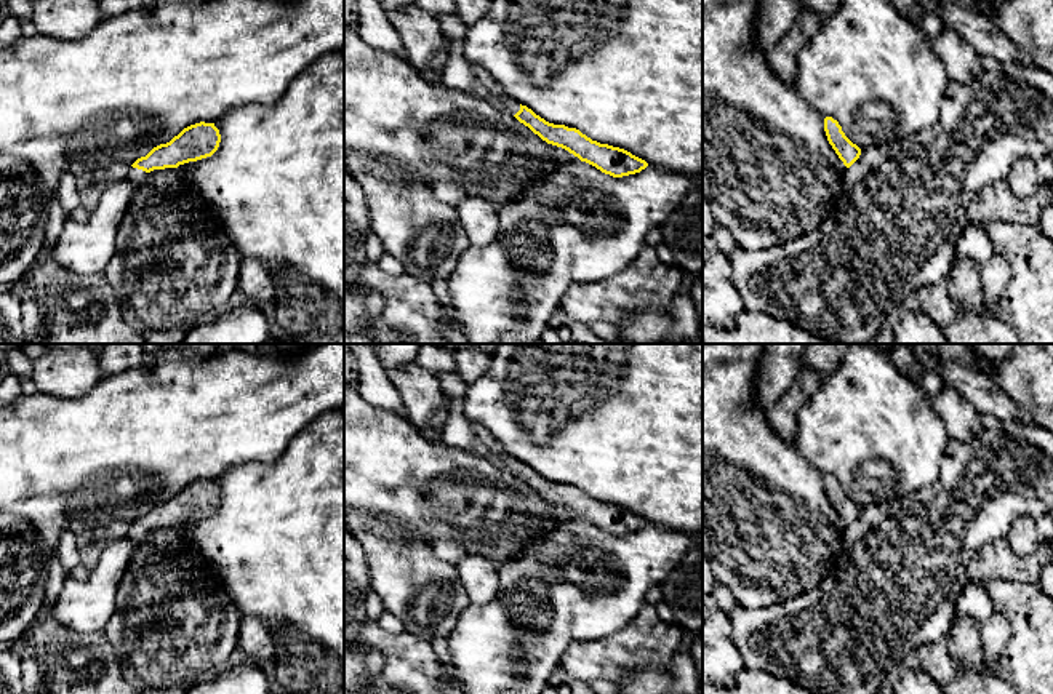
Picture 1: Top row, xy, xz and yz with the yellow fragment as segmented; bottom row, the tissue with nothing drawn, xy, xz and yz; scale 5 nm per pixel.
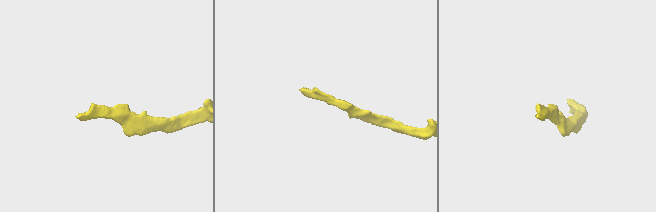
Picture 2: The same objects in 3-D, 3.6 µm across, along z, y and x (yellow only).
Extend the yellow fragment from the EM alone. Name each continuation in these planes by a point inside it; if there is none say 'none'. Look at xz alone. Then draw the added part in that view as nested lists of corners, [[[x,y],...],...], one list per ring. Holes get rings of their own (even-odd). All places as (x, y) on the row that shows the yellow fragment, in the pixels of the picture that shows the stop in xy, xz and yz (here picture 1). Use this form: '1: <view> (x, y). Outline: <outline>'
1: xz (460, 74). Outline: [[[438,14],[437,21],[450,46],[450,56],[442,72],[442,83],[482,98],[501,112],[514,117],[520,110],[520,102],[509,98],[483,67],[466,59],[462,46],[467,26],[458,14]]]

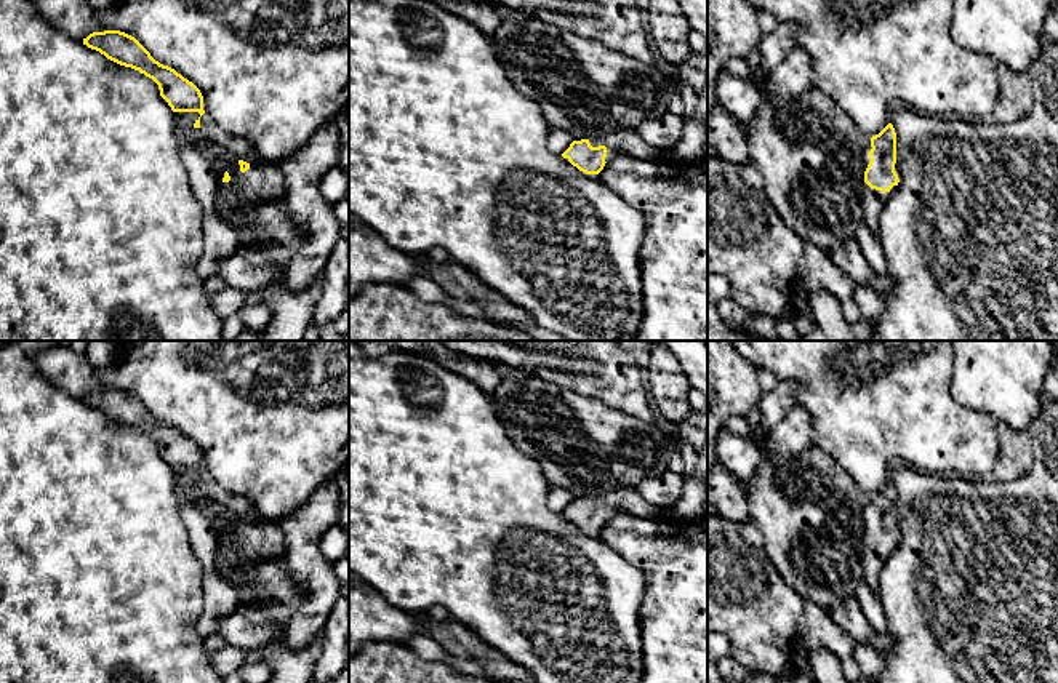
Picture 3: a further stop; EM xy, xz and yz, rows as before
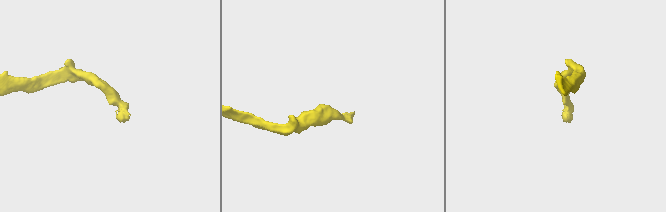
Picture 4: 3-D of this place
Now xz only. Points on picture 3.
1: xz (625, 141). Outline: [[[619,130],[607,136],[589,139],[592,147],[605,146],[608,163],[613,157],[623,154],[640,160],[663,160],[664,152],[647,144],[635,130]]]

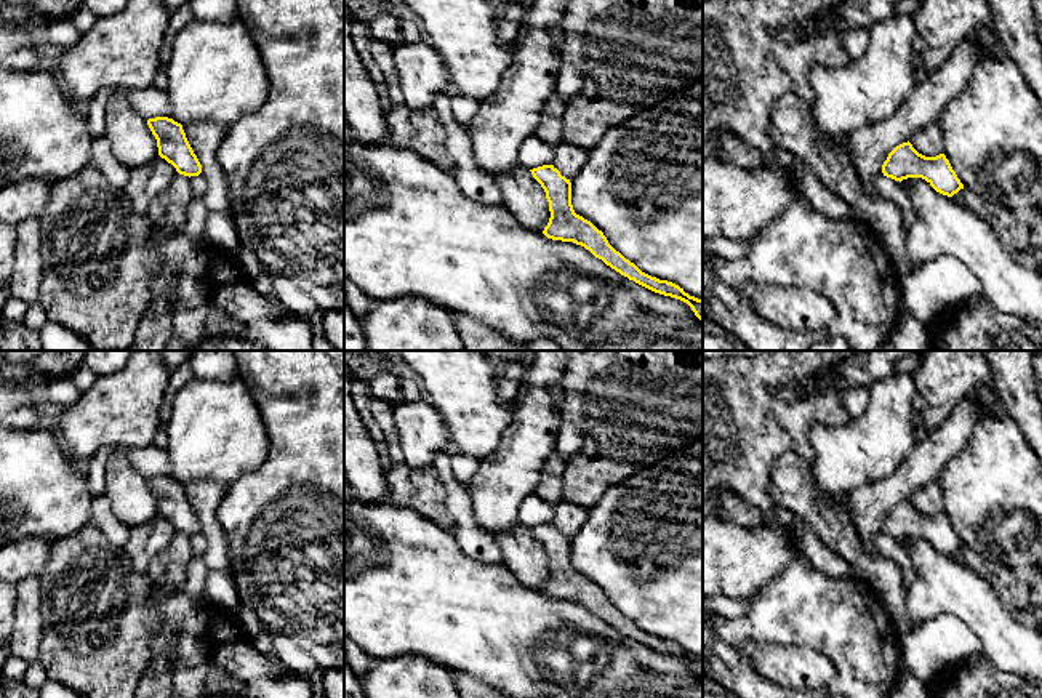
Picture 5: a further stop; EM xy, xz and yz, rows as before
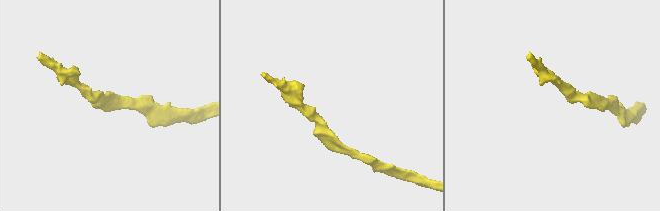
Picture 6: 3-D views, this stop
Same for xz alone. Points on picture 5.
none

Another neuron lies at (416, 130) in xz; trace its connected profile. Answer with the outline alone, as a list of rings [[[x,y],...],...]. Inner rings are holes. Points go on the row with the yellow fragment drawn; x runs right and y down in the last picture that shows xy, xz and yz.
[[[389,106],[386,120],[395,146],[415,150],[451,174],[453,158],[445,149],[445,128],[432,107],[411,110],[405,106]]]

